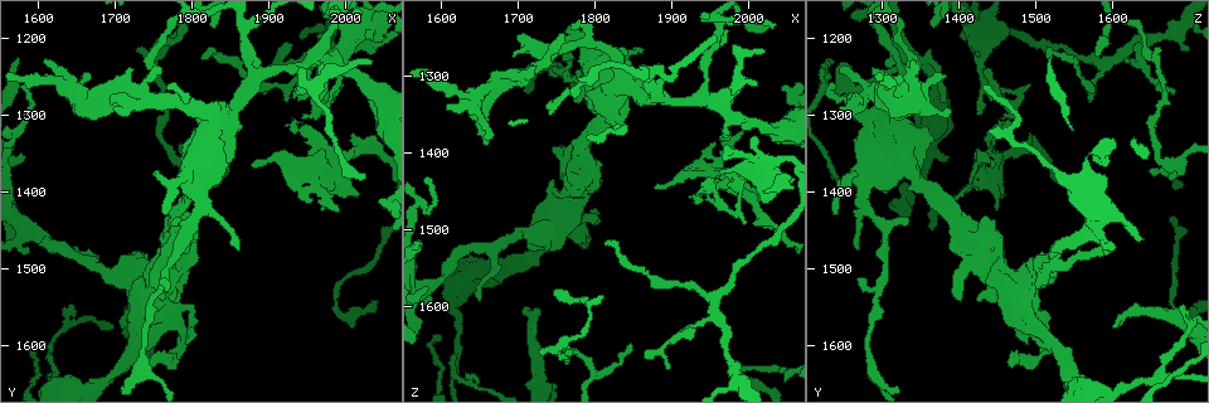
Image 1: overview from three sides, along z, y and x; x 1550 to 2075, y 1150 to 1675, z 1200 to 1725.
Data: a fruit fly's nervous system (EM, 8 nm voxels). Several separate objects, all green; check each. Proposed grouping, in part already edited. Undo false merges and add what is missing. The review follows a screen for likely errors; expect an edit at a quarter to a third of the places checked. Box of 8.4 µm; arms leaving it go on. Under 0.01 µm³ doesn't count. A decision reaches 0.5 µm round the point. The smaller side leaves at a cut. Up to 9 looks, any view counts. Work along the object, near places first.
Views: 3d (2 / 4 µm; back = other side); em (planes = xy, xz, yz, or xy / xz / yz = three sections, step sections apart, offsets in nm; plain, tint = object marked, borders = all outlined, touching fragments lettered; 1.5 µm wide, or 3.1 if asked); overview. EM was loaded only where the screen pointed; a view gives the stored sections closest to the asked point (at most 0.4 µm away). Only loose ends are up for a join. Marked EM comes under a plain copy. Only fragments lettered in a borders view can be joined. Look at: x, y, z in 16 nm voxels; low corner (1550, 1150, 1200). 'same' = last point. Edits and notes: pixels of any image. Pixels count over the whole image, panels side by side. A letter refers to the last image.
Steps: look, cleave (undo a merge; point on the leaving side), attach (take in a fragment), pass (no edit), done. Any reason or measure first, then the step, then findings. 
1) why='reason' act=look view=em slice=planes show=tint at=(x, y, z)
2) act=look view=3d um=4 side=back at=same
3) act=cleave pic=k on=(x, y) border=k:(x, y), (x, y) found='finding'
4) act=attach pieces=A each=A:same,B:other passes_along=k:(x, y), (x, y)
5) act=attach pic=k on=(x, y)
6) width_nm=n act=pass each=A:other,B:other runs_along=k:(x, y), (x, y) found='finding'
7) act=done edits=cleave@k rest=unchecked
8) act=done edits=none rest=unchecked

act=look view=3d um=2 at=(1615, 1640, 1680)

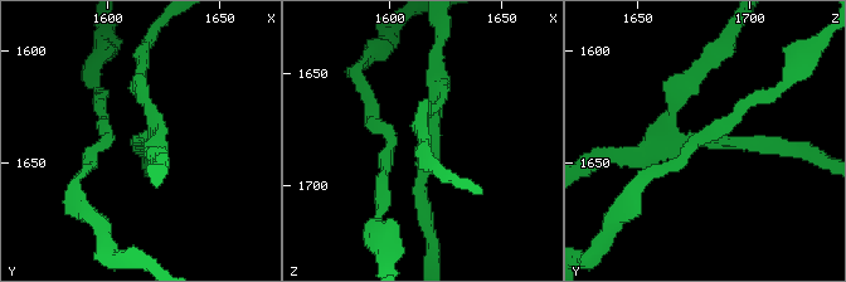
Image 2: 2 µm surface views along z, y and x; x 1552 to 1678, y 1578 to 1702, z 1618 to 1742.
act=look view=em slice=planes show=borders at=(1616, 1640, 1680)

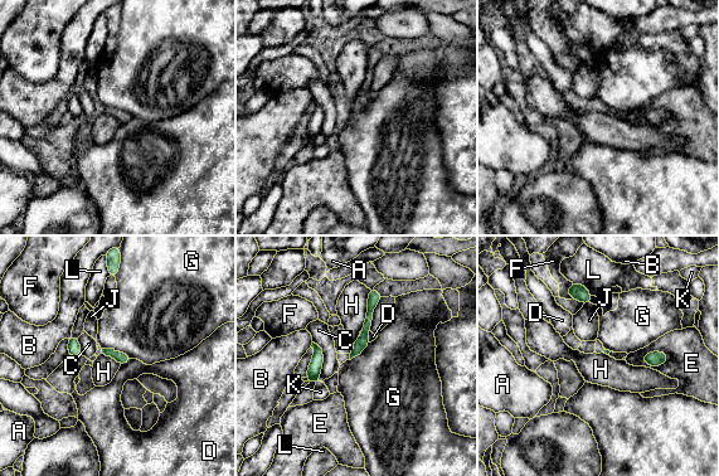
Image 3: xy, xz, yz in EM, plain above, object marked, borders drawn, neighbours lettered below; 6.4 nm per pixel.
act=pass each=A:other,B:other,C:other,D:other,E:other,F:other,G:other,H:other,J:other,K:other,L:other runs_along=3:(373, 291), (363, 341), (354, 353) found='all the same cell'

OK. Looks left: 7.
why='branch stops here' act=look view=3d um=2 side=back at=(1730, 1215, 1660)

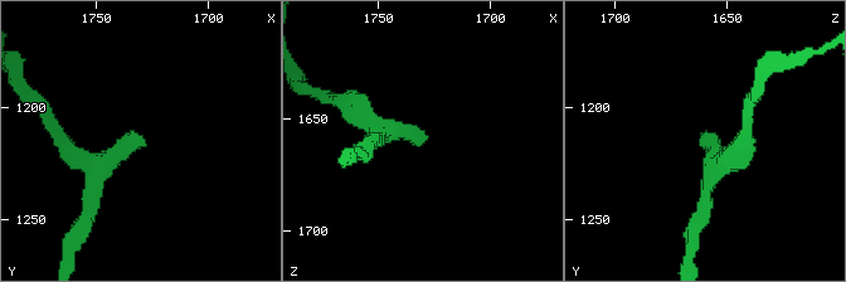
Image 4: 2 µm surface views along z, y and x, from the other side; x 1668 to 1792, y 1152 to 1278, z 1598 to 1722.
act=look view=em slice=planes show=borders at=(1729, 1215, 1660)

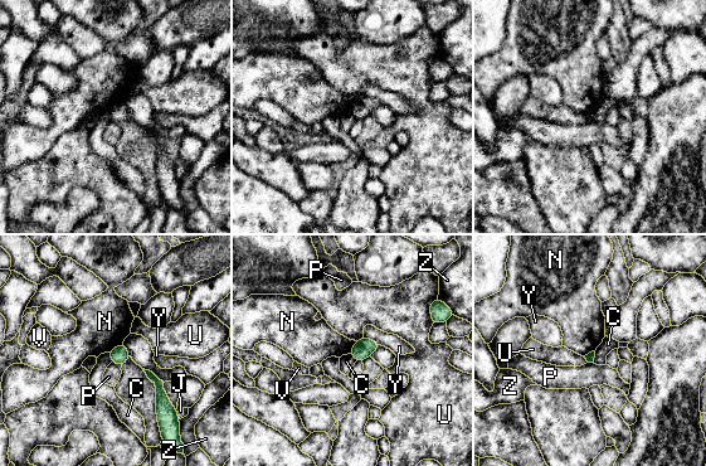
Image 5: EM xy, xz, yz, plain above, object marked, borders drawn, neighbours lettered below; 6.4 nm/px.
act=pass each=C:other,J:other,N:other,P:other,U:other,V:other,Y:other,Z:other found='no lettered fragment goes on from it'

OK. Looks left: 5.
why='thick turns thin' act=look view=em slice=planes show=borders at=(1750, 1280, 1265)

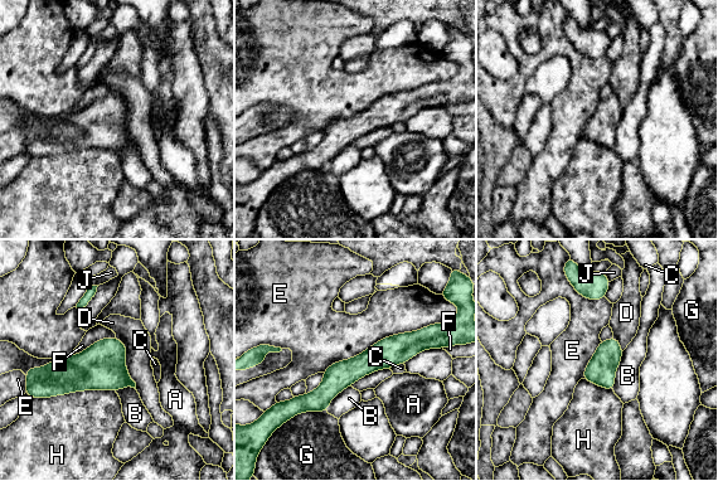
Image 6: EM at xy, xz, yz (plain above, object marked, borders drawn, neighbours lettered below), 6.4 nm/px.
act=pass each=A:other,B:other,C:other,D:other,E:other,F:other,G:other,H:other,J:other border=6:(433, 322), (383, 336), (321, 372) found='continuous, no second cell'

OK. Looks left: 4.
why='branch stops here' act=look view=em slice=xy step=4 show=borders at=(1660, 1250, 1385)

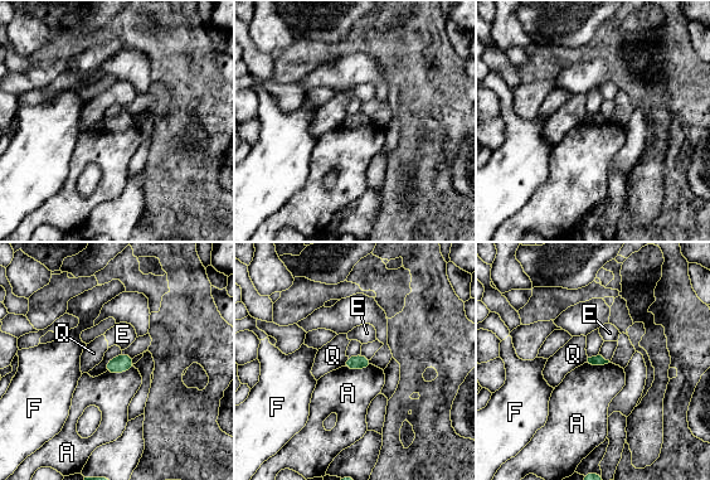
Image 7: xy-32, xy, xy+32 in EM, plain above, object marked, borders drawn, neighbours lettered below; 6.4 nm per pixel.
act=look view=em slice=planes show=borders at=same

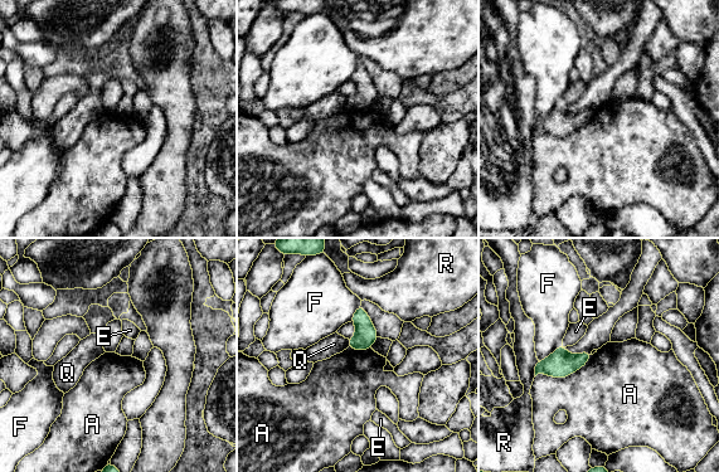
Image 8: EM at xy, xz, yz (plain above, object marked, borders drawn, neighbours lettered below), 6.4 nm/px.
act=pass each=A:other,E:other,F:other,Q:other,R:other border=8:(593, 354), (563, 378), (535, 376) found='no lettered fragment goes on from it'

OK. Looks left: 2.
act=done edits=none rest=unchecked

